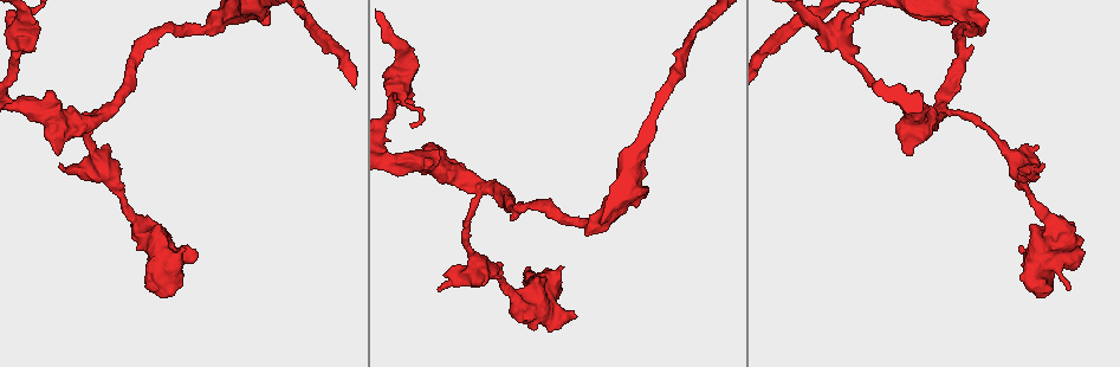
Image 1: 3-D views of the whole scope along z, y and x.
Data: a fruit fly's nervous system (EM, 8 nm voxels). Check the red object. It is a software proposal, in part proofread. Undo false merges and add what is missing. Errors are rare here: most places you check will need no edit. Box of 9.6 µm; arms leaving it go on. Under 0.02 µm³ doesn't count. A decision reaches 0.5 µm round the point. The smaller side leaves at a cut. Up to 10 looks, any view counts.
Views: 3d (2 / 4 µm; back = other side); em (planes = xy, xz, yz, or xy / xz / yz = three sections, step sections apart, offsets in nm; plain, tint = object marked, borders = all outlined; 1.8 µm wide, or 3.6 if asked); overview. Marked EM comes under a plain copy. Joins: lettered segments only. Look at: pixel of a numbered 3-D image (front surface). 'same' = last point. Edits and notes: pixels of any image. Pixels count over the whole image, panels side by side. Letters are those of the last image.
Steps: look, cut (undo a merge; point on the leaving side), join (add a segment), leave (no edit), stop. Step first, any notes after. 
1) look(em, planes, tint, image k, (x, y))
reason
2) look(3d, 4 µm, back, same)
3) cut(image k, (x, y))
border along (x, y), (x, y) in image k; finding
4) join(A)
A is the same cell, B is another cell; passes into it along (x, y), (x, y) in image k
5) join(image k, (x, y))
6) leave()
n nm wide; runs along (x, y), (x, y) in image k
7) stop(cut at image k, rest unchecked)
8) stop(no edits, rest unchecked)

look(3d, 4 µm, image 1, (405, 102))
thick turns thin

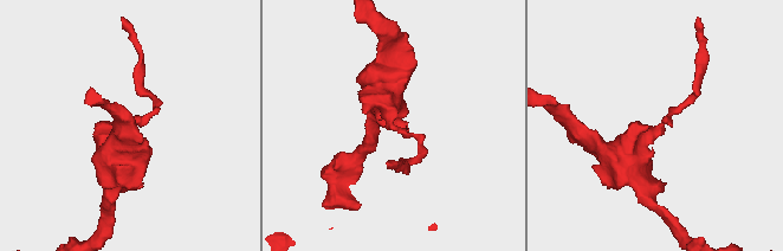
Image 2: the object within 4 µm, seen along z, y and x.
look(em, yz, step 4, tint, image 2, (391, 125))
shape alone is not enough

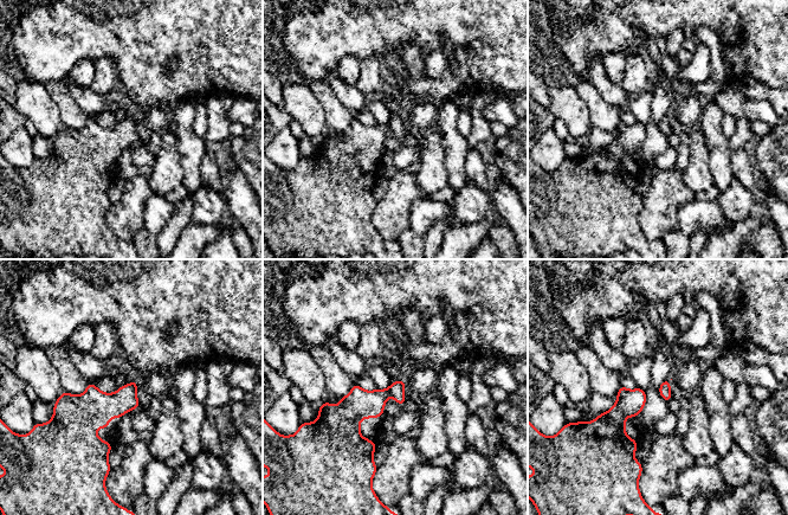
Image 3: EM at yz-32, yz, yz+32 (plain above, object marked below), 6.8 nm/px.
look(em, planes, borders, same)

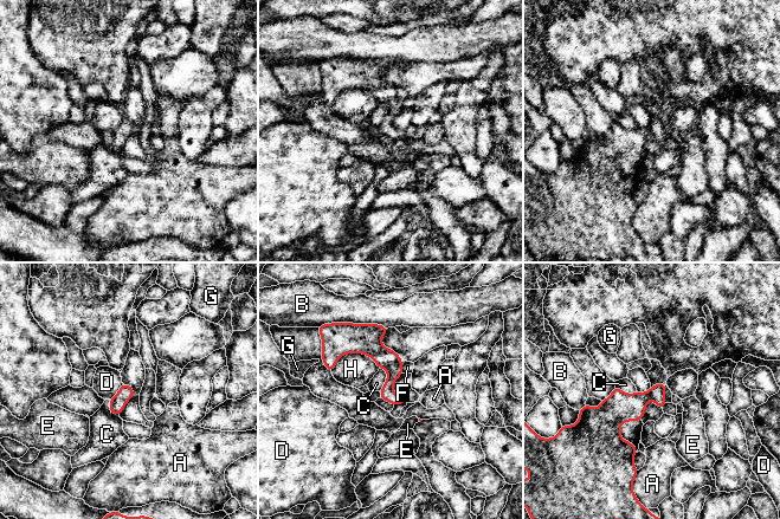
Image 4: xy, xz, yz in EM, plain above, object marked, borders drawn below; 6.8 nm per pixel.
leave()
100 nm wide; A, B, C, D, E, F, G and H are other cells; border along (122, 383), (120, 389), (109, 399) in image 4; continuous, no second cell

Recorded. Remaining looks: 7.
look(em, xz, step 16, tint, image 1, (943, 111))
two arms in line, one across

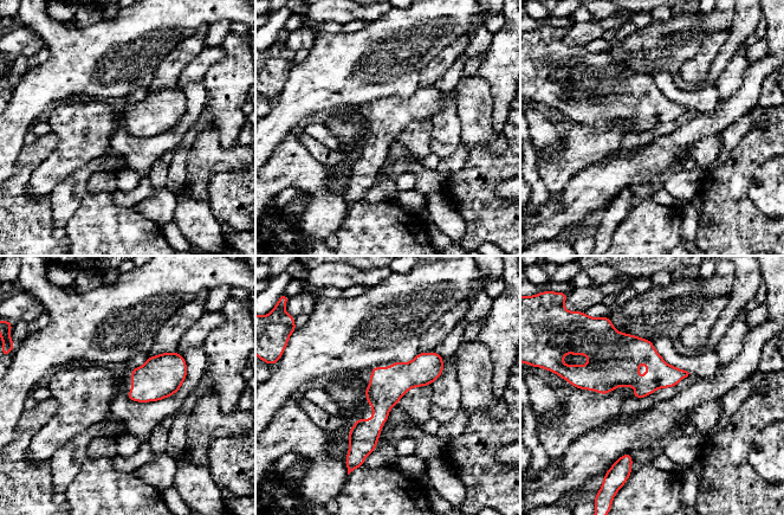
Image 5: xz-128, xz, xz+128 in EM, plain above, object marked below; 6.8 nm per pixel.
look(em, planes, borders, same)
cut it another way

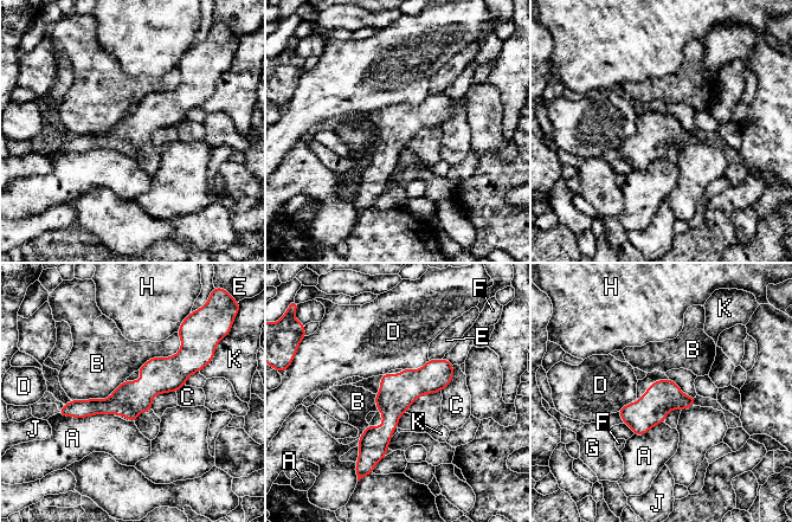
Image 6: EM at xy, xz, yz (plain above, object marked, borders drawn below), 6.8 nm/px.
leave()
A, B, C, D, E, F, G, H, J and K are other cells; continuous, no second cell

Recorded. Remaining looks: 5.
look(em, xy, step 4, borders, image 1, (440, 290))
an open end

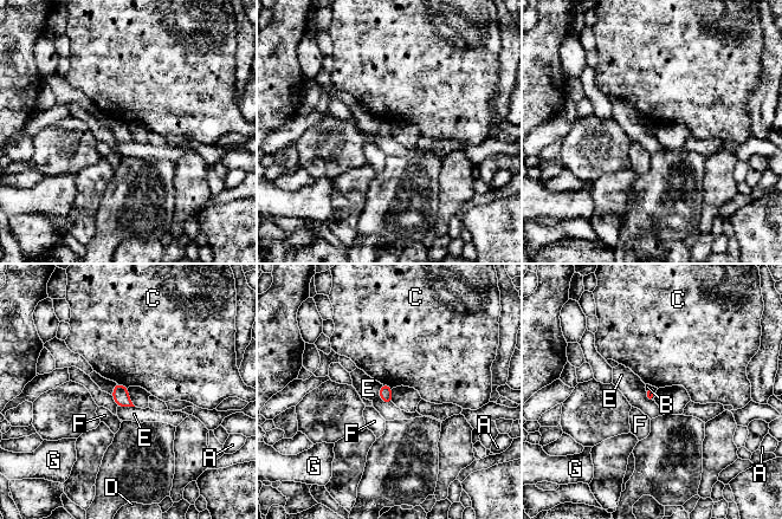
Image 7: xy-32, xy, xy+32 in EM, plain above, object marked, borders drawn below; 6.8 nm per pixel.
leave()
A, B, C, D, E, F and G are other cells; border along (381, 384), (380, 399), (392, 403) in image 7; none of them fits

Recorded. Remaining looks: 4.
look(em, 3.6 µm, yz, step 4, borders, image 1, (1048, 217))

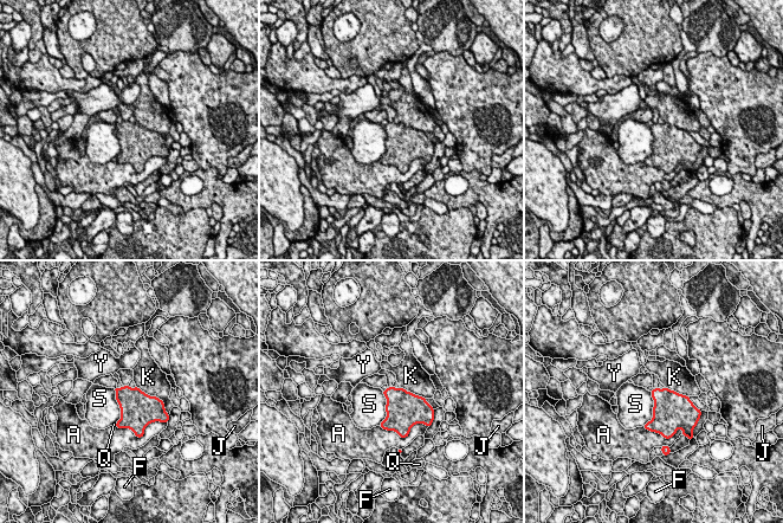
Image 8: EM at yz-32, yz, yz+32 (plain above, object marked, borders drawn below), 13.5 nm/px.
leave()
A, F, J, K, Q, S and Y are other cells; border along (651, 392), (652, 418), (644, 426) in image 8; all the same cell

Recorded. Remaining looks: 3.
stop(no edits, rest unchecked)

